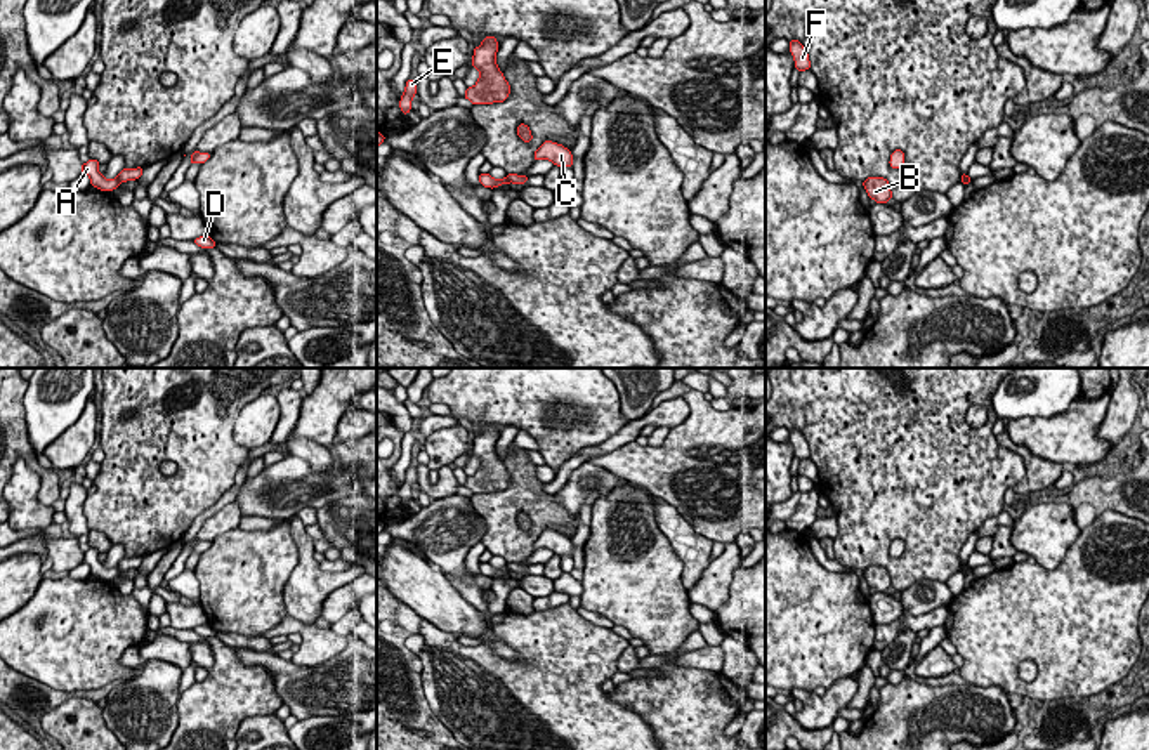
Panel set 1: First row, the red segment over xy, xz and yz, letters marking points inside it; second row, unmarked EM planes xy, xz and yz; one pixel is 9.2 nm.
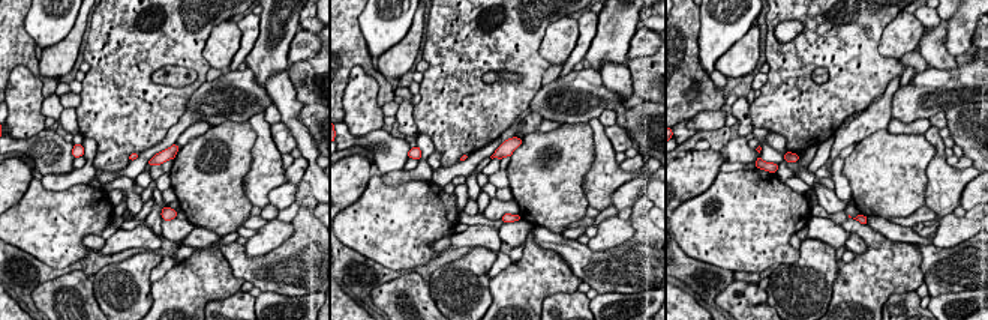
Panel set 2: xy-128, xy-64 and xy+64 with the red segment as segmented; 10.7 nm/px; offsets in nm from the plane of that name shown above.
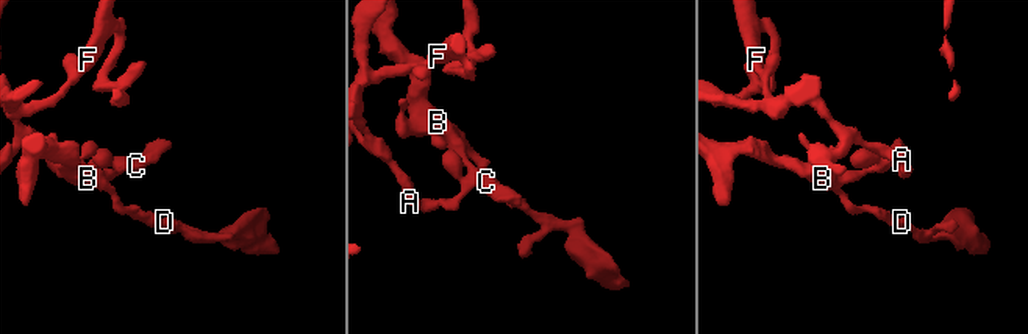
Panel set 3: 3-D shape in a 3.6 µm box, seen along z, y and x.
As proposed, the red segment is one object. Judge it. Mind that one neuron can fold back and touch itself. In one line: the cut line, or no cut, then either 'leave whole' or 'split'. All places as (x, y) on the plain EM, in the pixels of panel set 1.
xy (117, 566), (120, 570) | split

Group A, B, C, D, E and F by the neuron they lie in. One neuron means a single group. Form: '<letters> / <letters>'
A E F / B C D

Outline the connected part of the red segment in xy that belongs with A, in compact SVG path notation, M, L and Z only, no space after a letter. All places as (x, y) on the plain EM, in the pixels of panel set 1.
M89 549L87 552L82 554L82 561L90 566L90 573L101 580L113 580L120 575L118 566L116 568L104 568L102 562L99 561L99 550L97 549Z

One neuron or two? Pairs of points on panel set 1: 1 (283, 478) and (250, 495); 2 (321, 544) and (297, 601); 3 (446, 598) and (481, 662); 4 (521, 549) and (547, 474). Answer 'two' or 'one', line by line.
1: one
2: two
3: two
4: two

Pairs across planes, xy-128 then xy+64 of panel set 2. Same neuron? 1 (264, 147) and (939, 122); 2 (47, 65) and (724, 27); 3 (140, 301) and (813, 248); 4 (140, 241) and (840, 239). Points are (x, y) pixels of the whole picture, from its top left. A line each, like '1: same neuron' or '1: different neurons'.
1: different neurons
2: different neurons
3: same neuron
4: same neuron

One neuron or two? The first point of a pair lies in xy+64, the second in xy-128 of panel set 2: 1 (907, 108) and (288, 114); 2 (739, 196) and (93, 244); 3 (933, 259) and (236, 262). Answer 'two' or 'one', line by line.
1: two
2: two
3: one

